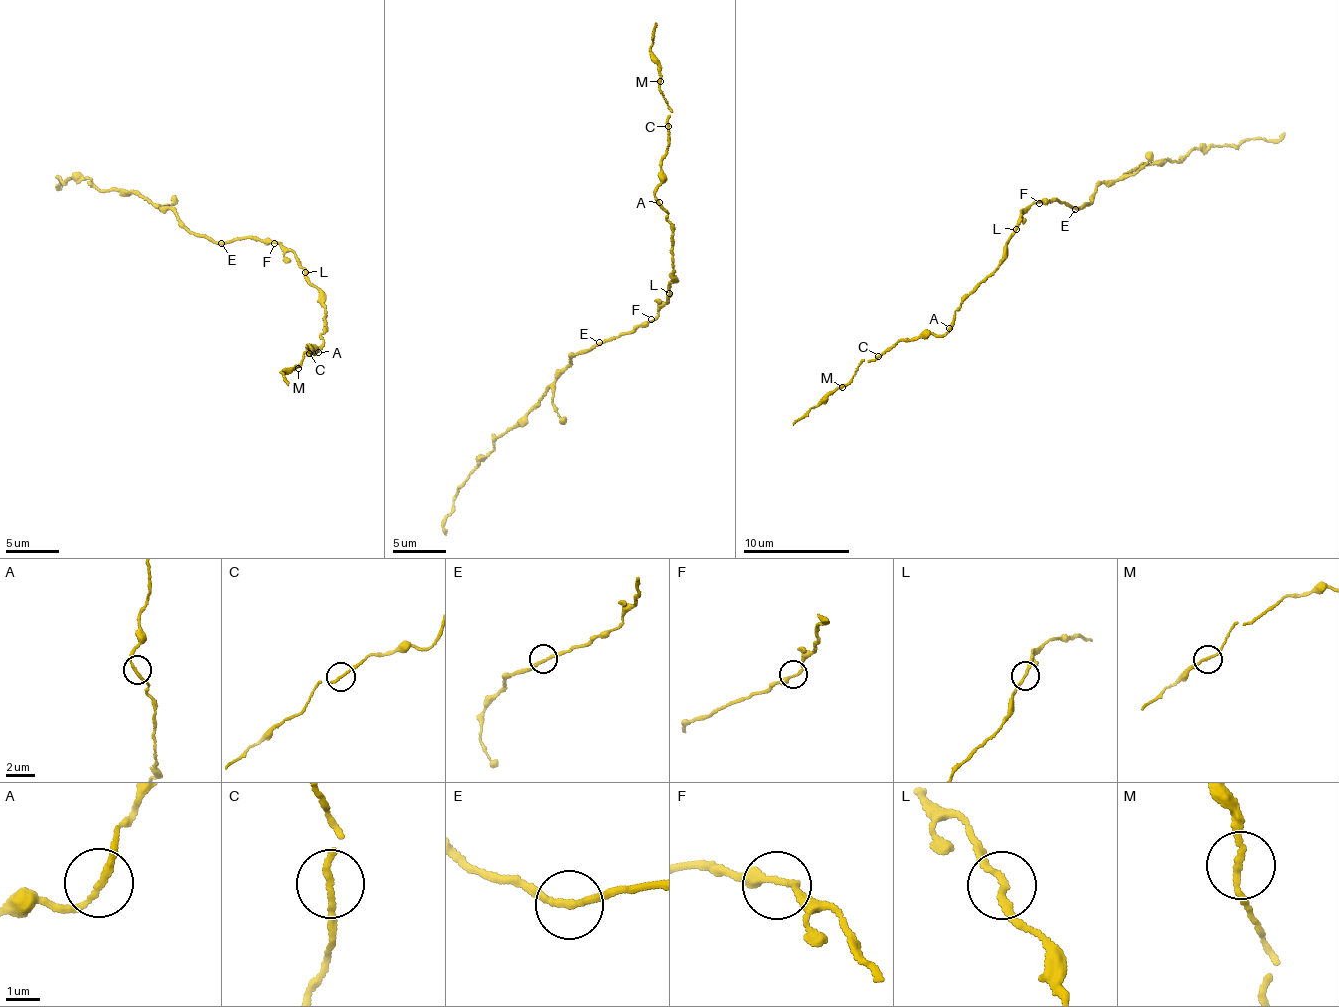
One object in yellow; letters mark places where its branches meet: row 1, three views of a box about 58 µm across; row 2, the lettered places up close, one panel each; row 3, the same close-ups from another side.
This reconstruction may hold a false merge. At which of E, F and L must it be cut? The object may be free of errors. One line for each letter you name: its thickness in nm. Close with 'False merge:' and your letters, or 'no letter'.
False merge: no letter

